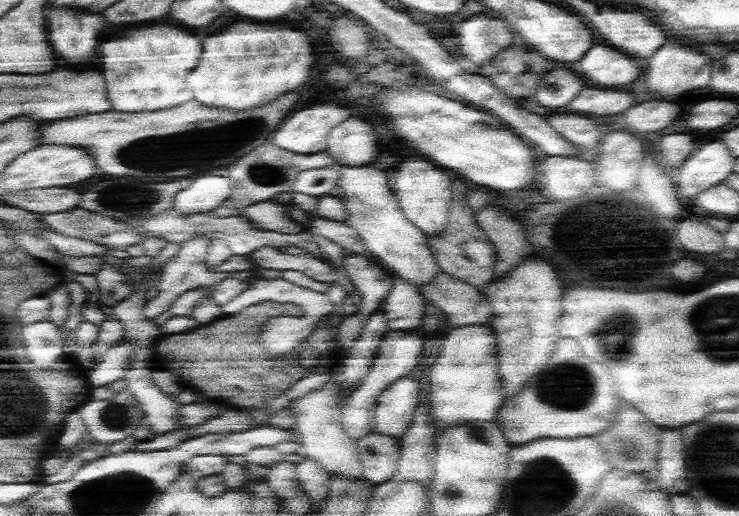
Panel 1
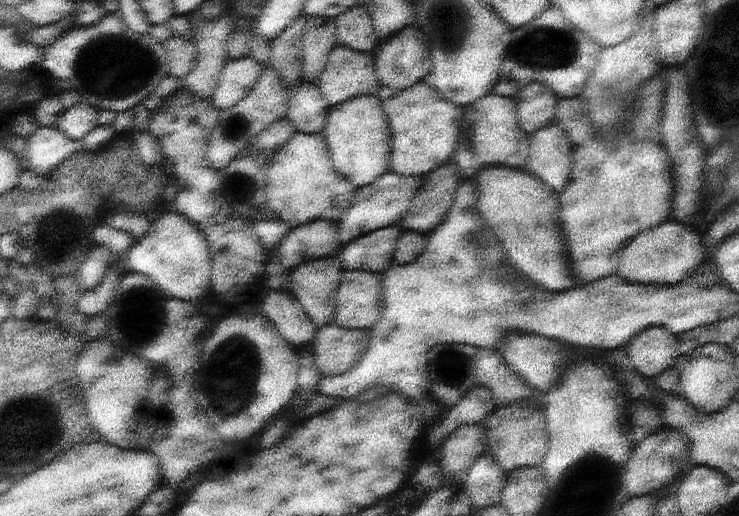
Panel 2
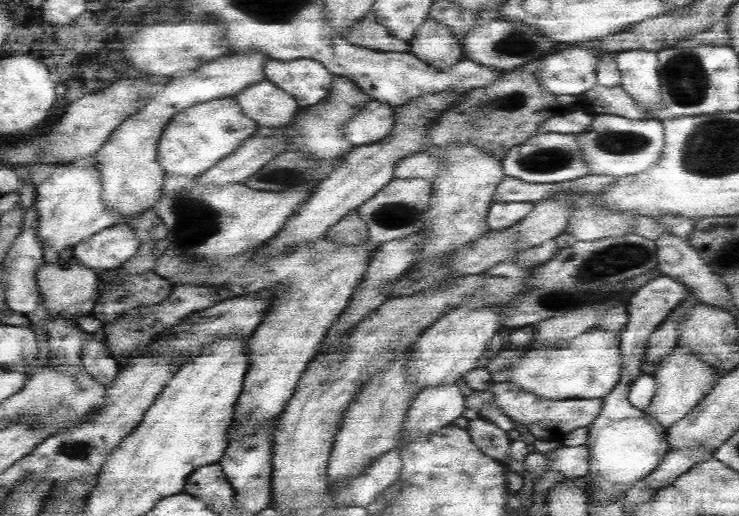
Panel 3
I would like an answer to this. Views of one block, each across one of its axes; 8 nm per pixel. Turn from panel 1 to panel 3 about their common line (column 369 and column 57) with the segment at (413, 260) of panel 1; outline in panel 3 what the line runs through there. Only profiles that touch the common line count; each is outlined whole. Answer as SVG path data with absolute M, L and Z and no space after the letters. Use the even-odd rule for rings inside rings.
M86 162L56 168L54 174L36 186L36 210L38 210L38 240L46 240L50 248L64 252L76 248L84 238L116 226L122 216L104 202L104 190L100 180L100 166L88 166Z

